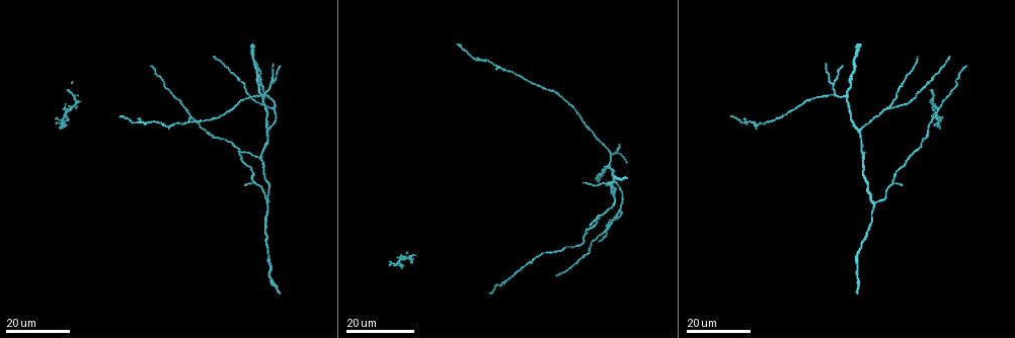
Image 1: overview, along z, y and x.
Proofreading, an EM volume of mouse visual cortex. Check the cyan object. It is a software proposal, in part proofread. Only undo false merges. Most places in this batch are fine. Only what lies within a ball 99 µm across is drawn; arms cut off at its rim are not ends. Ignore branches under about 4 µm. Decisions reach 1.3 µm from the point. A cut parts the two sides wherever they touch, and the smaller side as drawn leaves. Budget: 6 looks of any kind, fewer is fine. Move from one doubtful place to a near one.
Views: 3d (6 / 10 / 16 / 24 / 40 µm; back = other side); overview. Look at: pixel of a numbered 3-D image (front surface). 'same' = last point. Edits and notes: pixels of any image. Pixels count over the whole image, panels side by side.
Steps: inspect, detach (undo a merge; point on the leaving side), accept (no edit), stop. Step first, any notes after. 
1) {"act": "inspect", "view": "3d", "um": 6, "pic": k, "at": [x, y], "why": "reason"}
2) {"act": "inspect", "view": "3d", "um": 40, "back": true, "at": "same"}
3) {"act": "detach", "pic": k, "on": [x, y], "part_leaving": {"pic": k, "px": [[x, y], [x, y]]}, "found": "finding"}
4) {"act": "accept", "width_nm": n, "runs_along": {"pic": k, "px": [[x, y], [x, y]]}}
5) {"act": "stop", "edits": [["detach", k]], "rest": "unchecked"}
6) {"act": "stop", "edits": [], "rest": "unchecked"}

{"act": "inspect", "view": "3d", "um": 16, "pic": 1, "at": [480, 59], "why": "side arm on a straight run"}

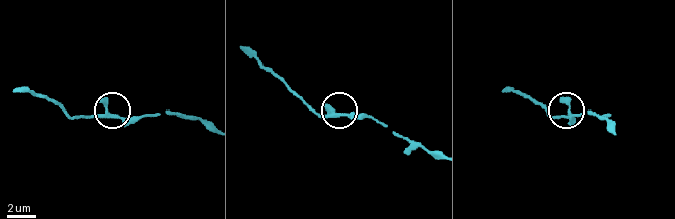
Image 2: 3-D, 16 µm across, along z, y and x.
{"act": "inspect", "view": "3d", "um": 10, "pic": 2, "at": [106, 114]}

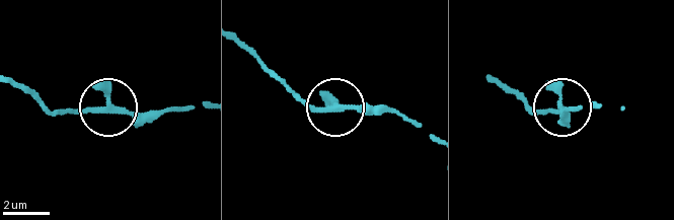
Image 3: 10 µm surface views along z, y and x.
{"act": "accept", "arms": 3, "found": "all the same neuron"}

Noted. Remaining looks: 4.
{"act": "inspect", "view": "3d", "um": 24, "pic": 1, "at": [831, 83]}

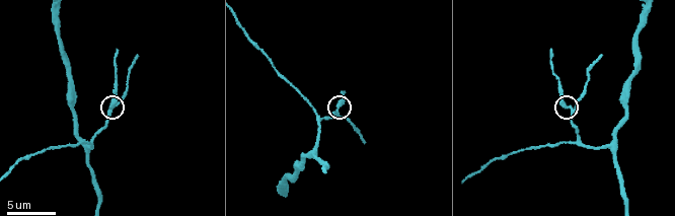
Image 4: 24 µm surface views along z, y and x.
{"act": "inspect", "view": "3d", "um": 6, "pic": 4, "at": [571, 109]}

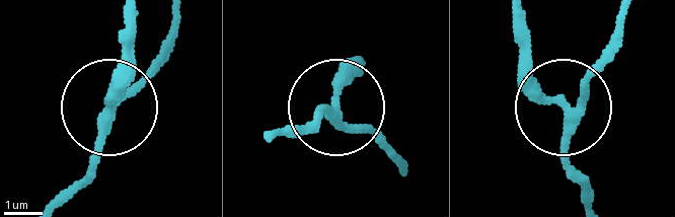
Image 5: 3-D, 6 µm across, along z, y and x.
{"act": "accept", "side_arm_um": 7, "runs_along": {"pic": 5, "px": [[58, 203], [84, 174], [133, 42]]}, "found": "all the same neuron"}

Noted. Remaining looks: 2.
{"act": "inspect", "view": "3d", "um": 10, "pic": 4, "at": [609, 144]}

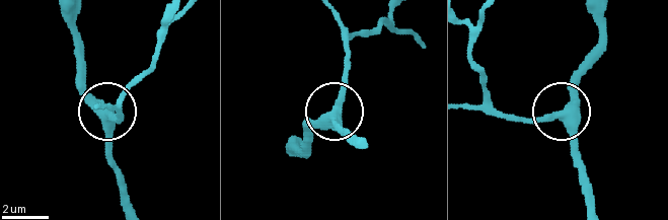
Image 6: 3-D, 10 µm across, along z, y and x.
{"act": "accept", "width_nm": 380, "runs_along": {"pic": 6, "px": [[128, 206], [106, 113], [77, 74]]}, "found": "all the same neuron"}

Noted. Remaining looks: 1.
{"act": "stop", "edits": [], "rest": "unchecked"}

